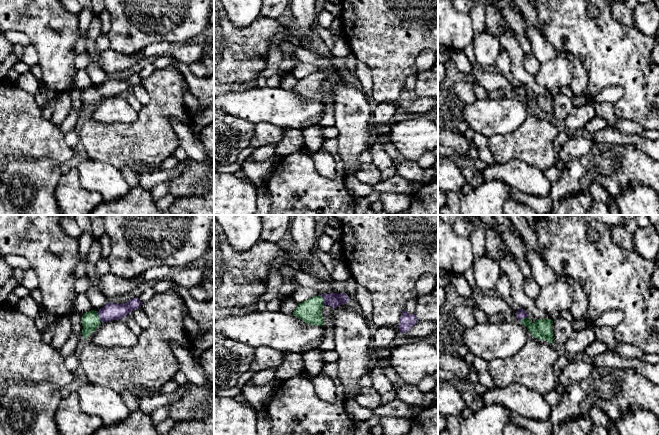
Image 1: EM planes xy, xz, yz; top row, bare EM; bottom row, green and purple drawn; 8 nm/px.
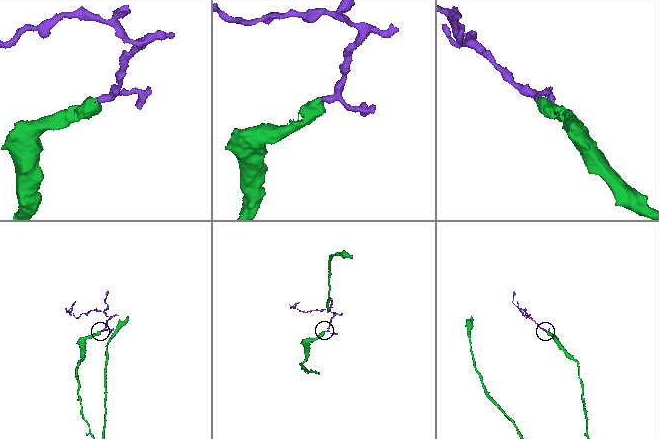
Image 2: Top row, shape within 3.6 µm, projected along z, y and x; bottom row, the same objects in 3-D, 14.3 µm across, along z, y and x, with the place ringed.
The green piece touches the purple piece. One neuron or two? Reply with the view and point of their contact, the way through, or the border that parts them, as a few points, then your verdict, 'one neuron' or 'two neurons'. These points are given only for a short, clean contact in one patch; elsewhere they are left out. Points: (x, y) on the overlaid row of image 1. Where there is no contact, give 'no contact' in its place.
xy (98, 317) | across xy (90, 320), (98, 317), (111, 311) | one neuron

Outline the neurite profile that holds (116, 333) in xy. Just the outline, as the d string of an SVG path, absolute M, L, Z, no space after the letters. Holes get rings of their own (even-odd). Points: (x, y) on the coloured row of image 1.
M118 319L101 323L85 341L103 348L132 347L137 343L137 338L126 321Z

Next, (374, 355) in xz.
M372 347L370 348L370 351L369 351L369 356L370 356L370 362L369 362L369 365L368 365L368 375L371 376L371 372L372 370L377 366L378 364L378 359L380 357L380 353L376 350L374 350Z

